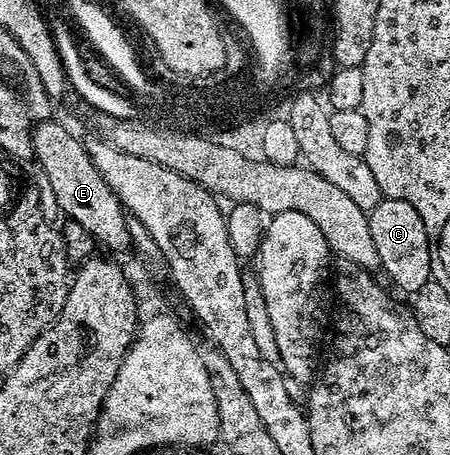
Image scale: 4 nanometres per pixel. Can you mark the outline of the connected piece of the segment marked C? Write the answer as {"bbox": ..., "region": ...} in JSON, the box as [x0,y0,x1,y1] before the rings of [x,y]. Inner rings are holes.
{"bbox":[368,198,432,294],"region":[[[385,198],[368,213],[368,221],[370,238],[374,238],[374,250],[378,250],[382,272],[392,279],[394,287],[401,288],[405,294],[422,290],[422,286],[432,279],[432,267],[430,242],[426,238],[426,226],[422,226],[422,218],[418,218],[418,210],[414,210],[410,202]]]}

